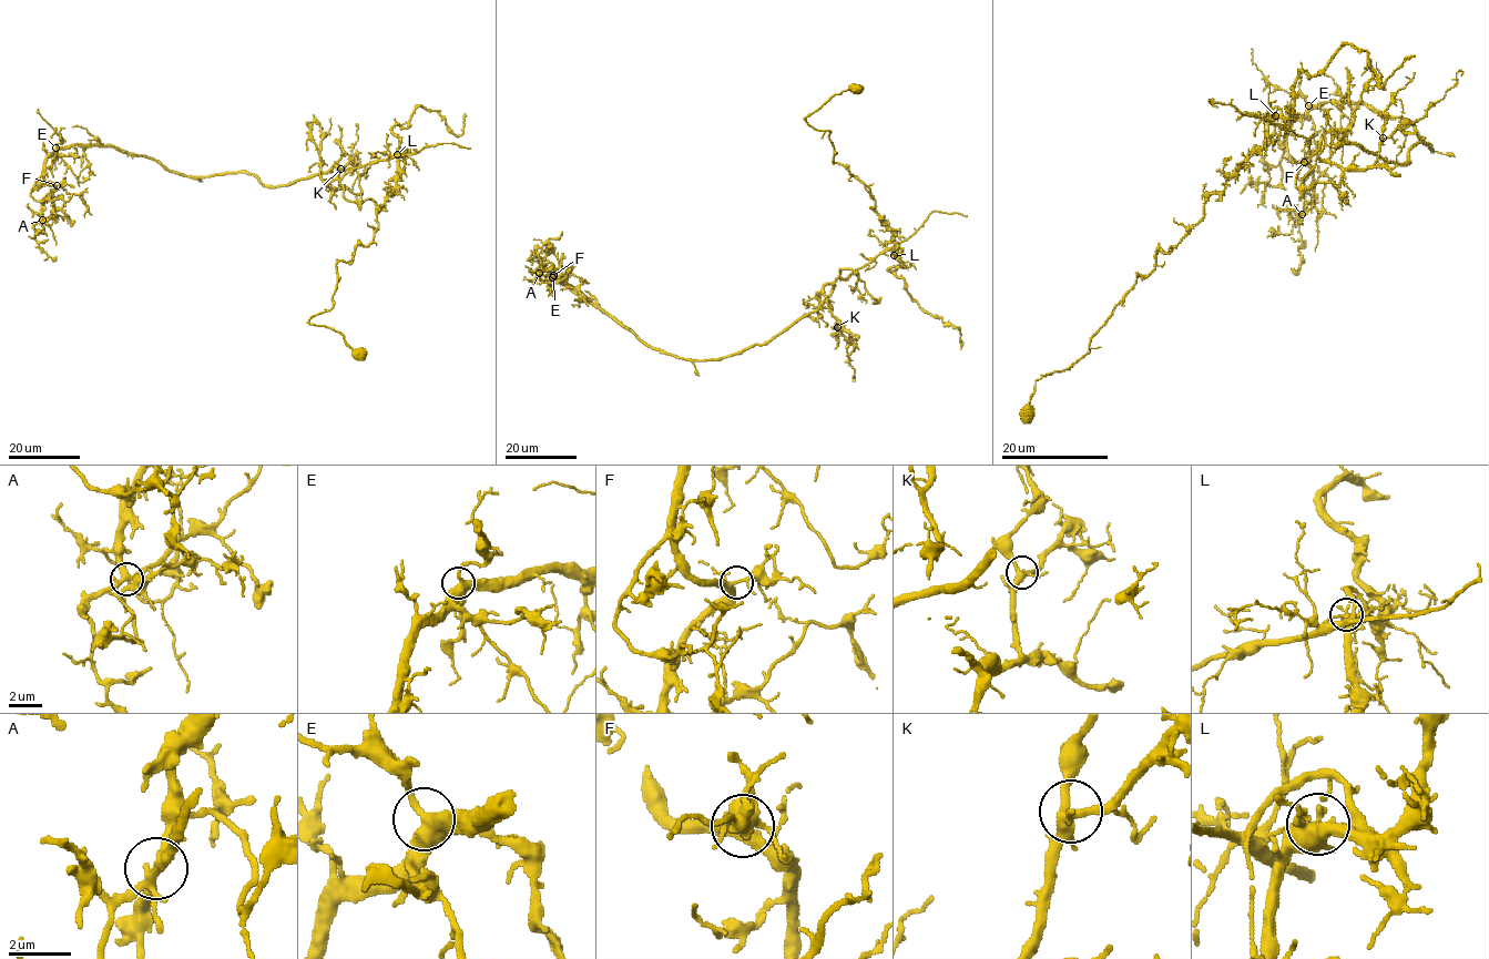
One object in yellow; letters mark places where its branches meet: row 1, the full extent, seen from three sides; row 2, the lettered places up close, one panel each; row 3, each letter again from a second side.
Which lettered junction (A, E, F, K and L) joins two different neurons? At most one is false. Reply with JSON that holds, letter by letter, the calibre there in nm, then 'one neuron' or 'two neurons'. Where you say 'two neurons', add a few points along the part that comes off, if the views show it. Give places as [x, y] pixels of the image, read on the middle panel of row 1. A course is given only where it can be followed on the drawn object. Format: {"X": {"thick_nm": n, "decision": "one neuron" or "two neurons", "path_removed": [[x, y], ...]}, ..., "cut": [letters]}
{"A": {"thick_nm": 320, "decision": "one neuron"}, "E": {"thick_nm": 460, "decision": "one neuron"}, "F": {"thick_nm": 340, "decision": "one neuron"}, "K": {"thick_nm": 320, "decision": "one neuron"}, "L": {"thick_nm": 420, "decision": "two neurons", "path_removed": [[894, 255], [891, 231], [870, 190], [833, 162], [830, 132], [805, 119], [836, 94], [863, 88]]}, "cut": ["L"]}

